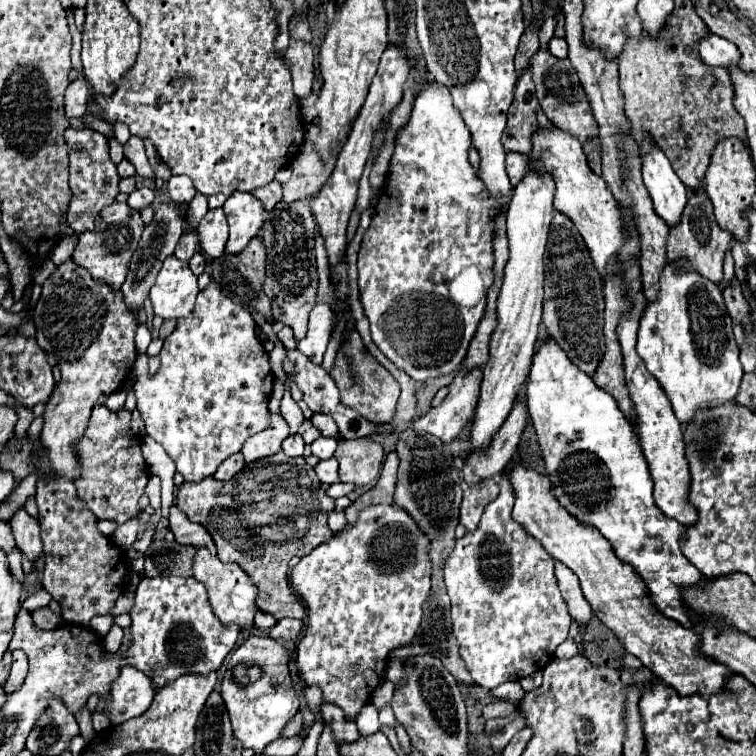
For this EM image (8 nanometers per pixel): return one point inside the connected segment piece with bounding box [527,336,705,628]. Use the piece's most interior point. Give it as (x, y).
(598, 472)

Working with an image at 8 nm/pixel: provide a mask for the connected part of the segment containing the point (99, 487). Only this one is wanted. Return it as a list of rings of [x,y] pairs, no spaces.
[[[95,406],[89,418],[89,426],[83,438],[77,442],[77,454],[83,466],[77,478],[77,494],[87,502],[87,508],[99,520],[115,520],[117,524],[127,522],[139,512],[137,500],[149,480],[149,472],[141,454],[141,438],[131,430],[131,412],[111,412],[105,406]]]

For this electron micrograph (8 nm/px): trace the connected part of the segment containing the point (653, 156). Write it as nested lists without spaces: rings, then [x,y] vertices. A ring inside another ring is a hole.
[[[645,134],[643,140],[639,142],[639,156],[641,156],[643,184],[649,190],[655,212],[669,226],[677,224],[681,210],[687,202],[685,184],[679,180],[671,162],[649,134]]]

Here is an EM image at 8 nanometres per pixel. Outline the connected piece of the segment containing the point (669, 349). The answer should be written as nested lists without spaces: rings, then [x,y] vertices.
[[[685,256],[667,262],[661,270],[657,300],[649,302],[641,316],[637,354],[659,380],[683,426],[693,418],[695,408],[717,406],[717,402],[733,400],[737,394],[743,368],[721,290],[695,272]]]

